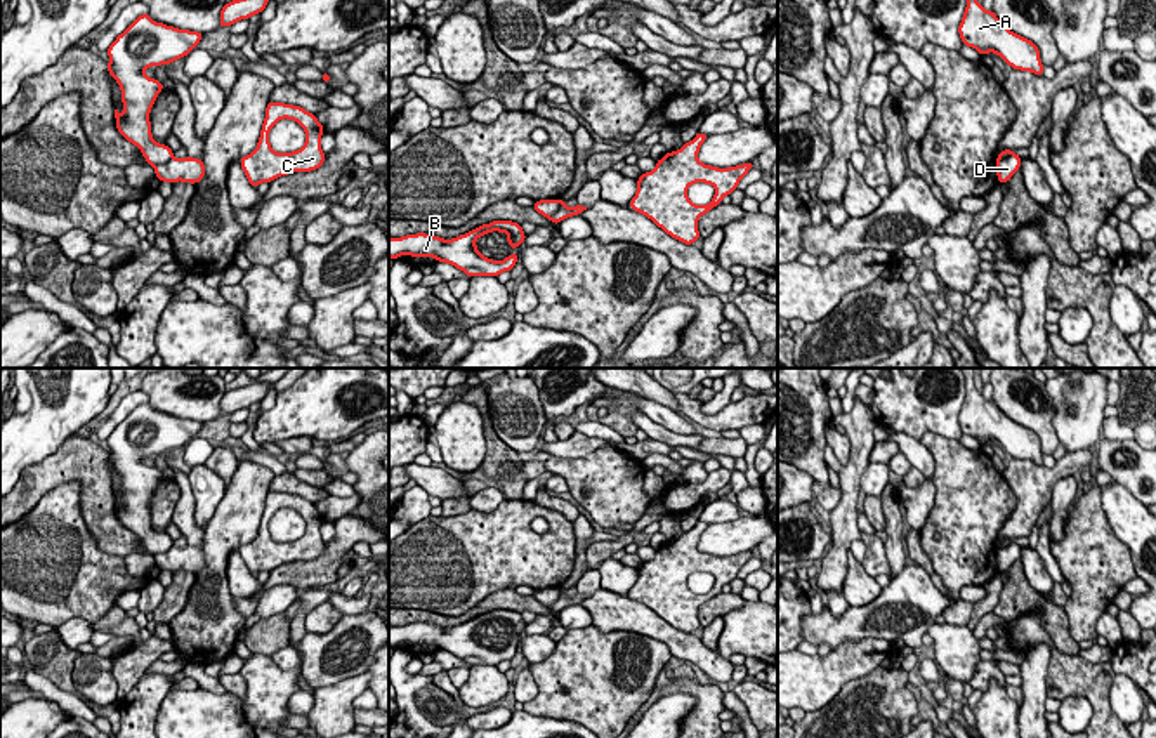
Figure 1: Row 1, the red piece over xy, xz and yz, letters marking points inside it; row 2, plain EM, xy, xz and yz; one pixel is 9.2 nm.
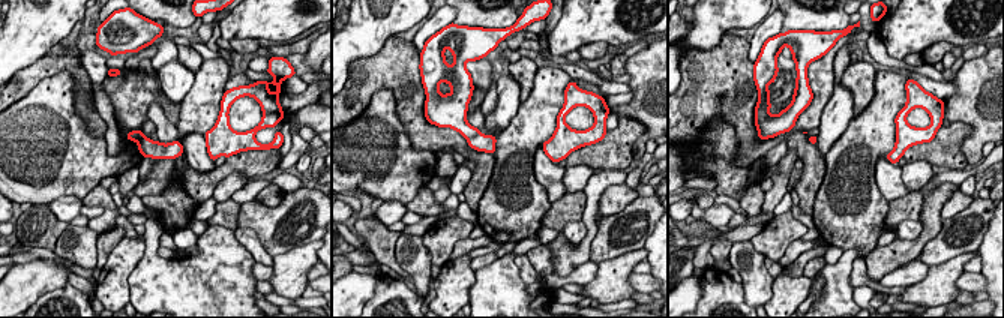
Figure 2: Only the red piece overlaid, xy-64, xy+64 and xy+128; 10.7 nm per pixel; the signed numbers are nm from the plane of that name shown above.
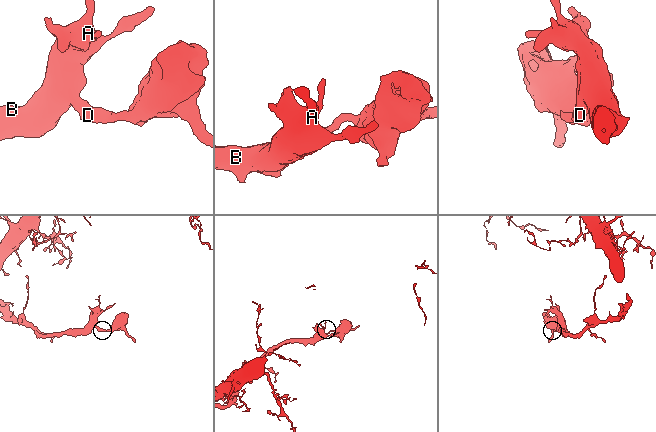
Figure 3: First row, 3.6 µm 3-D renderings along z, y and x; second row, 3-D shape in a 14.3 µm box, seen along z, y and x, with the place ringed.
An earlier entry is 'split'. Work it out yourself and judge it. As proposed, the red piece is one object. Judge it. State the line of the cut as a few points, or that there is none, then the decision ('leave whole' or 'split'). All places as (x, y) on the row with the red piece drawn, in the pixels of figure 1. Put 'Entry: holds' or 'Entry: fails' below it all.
xz (559, 200), (559, 207), (549, 217) | split
Entry: holds

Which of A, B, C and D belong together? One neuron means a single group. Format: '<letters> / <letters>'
A B / C D

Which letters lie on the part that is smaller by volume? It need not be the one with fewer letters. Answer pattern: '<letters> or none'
C, D

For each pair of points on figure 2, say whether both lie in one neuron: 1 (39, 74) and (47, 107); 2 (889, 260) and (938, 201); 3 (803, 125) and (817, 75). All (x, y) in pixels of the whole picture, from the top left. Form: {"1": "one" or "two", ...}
{"1": "two", "2": "one", "3": "one"}

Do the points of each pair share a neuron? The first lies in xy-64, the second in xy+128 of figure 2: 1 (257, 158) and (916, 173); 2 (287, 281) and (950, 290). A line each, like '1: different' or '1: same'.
1: different
2: same

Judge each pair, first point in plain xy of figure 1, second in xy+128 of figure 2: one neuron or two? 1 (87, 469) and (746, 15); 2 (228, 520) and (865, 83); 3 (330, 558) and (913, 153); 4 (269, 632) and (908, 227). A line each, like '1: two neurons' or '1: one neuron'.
1: two neurons
2: two neurons
3: one neuron
4: two neurons

